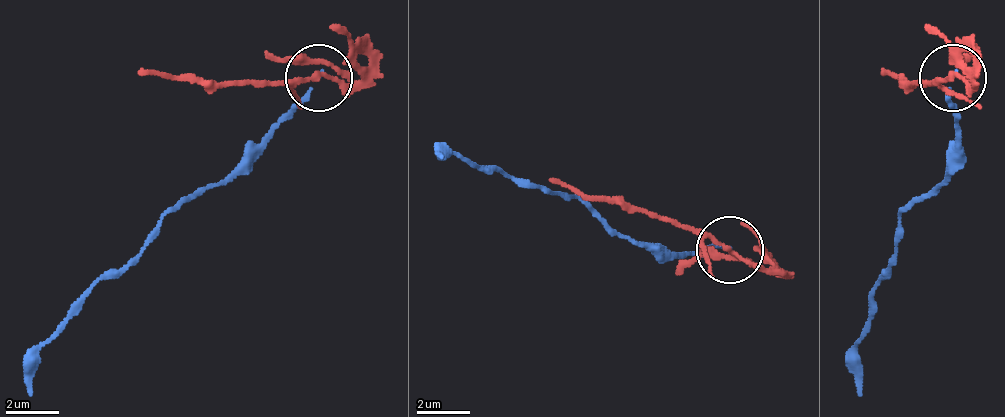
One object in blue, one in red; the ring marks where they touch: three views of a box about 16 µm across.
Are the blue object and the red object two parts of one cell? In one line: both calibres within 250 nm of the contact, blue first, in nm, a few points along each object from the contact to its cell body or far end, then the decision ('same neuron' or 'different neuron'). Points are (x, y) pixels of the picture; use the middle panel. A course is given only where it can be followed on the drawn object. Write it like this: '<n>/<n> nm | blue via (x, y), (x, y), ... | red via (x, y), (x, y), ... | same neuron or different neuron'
80/130 nm | blue via (728, 248), (654, 255), (574, 194), (554, 194), (500, 168), (453, 154), (440, 161) | red via (728, 248), (654, 215), (547, 181) | different neuron

